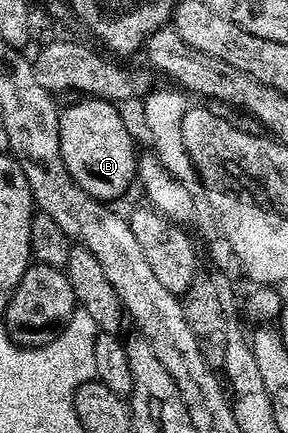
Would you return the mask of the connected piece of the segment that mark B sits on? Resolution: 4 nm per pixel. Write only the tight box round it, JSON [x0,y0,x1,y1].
[59,97,139,201]

